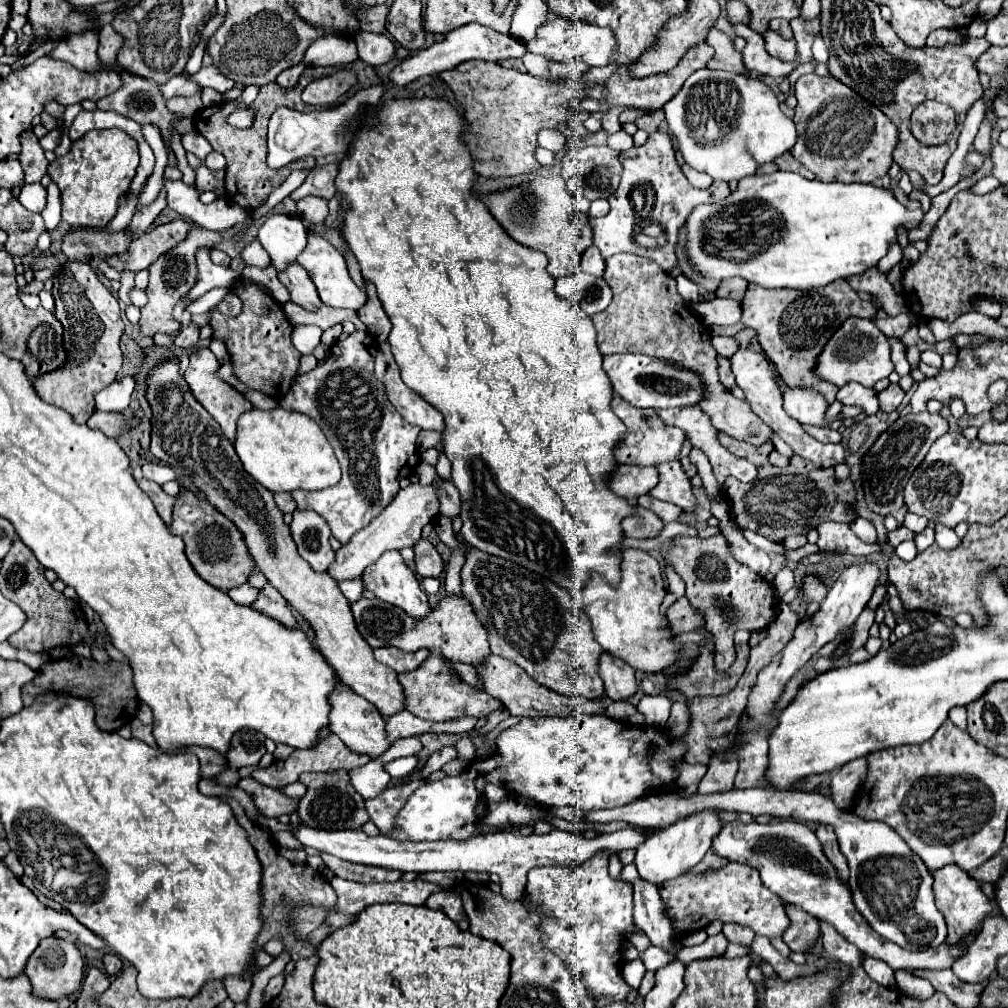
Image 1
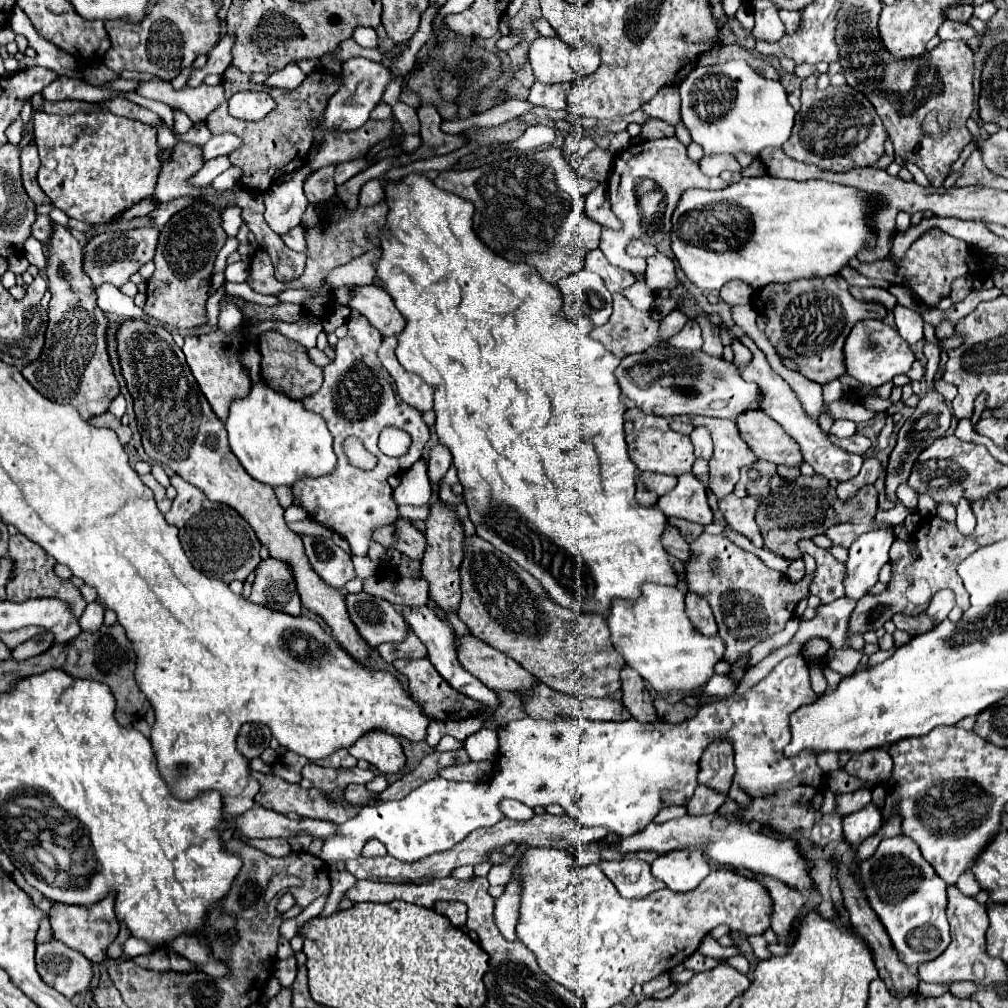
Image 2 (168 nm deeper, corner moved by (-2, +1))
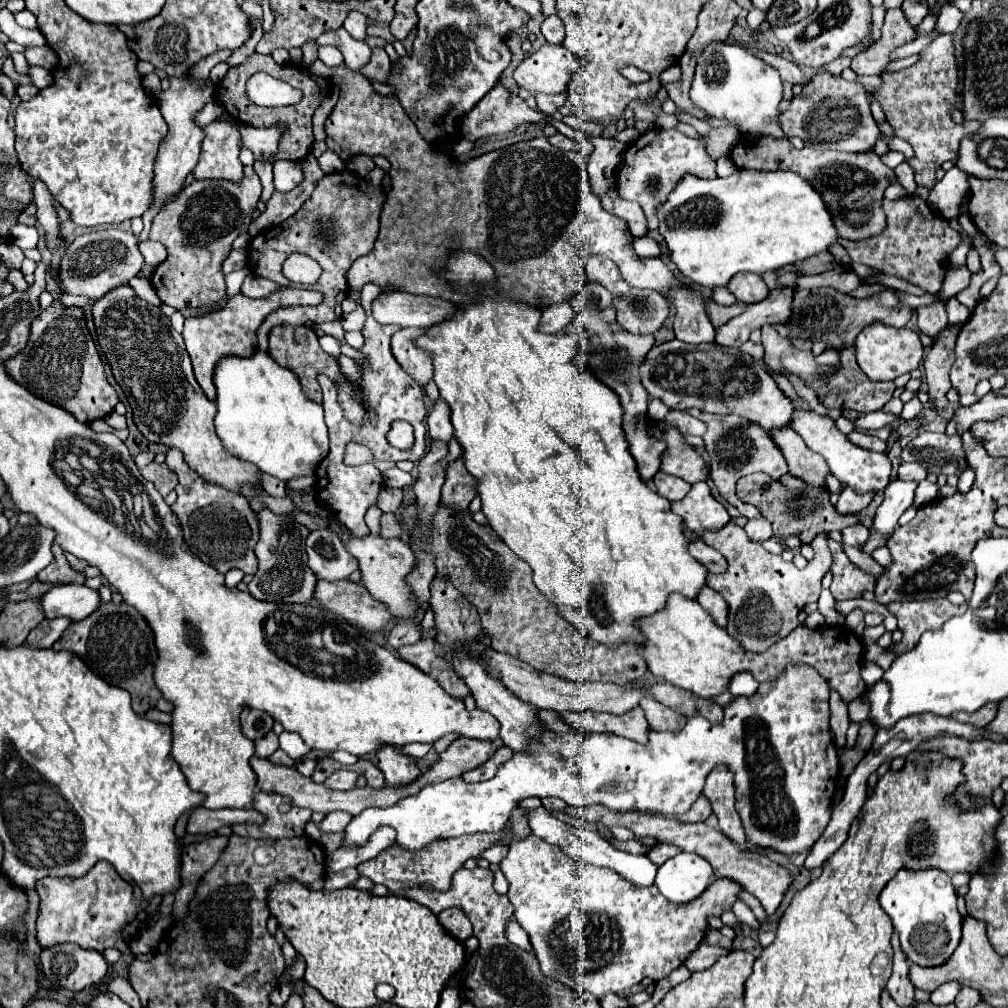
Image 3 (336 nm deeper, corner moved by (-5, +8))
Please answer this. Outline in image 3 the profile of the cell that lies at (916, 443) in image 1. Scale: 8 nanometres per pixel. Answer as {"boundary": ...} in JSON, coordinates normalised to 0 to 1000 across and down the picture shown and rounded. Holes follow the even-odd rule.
{"boundary":[[[949,326],[936,328],[930,338],[926,340],[922,352],[918,354],[918,378],[922,382],[922,392],[928,392],[928,408],[939,404],[939,388],[943,386],[941,378],[941,368],[947,358],[947,336],[949,336]]]}

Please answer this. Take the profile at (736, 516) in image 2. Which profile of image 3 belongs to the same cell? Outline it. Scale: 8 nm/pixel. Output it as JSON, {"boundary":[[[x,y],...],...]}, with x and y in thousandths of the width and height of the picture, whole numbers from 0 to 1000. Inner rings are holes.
{"boundary":[[[743,515],[737,525],[739,525],[739,529],[743,531],[743,535],[745,535],[745,537],[751,537],[751,539],[767,533],[765,519],[763,519],[761,515]]]}

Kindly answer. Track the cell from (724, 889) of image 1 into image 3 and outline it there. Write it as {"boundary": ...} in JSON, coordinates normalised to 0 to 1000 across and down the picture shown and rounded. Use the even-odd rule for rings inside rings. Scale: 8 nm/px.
{"boundary":[[[531,828],[507,836],[505,846],[495,860],[505,876],[503,888],[511,900],[511,914],[515,914],[515,918],[523,924],[529,943],[537,955],[537,963],[557,975],[561,975],[563,963],[563,967],[568,969],[578,983],[584,983],[592,991],[598,991],[604,985],[622,987],[620,983],[634,977],[636,971],[646,969],[648,973],[654,973],[678,957],[684,945],[697,934],[703,910],[715,910],[717,902],[725,902],[725,898],[733,894],[735,886],[727,872],[709,872],[691,892],[670,898],[660,892],[656,884],[652,884],[652,878],[630,880],[628,876],[616,872],[610,864],[564,852],[555,840],[549,840]]]}

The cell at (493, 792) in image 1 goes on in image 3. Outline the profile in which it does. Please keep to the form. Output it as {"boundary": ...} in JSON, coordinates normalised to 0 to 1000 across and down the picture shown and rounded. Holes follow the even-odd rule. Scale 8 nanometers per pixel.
{"boundary":[[[541,801],[535,803],[521,803],[523,807],[523,814],[527,820],[527,826],[541,832],[547,838],[557,838],[557,844],[561,844],[561,848],[564,848],[570,854],[578,854],[590,860],[602,860],[608,862],[610,866],[614,866],[618,872],[622,872],[624,876],[630,878],[648,878],[650,876],[650,866],[652,866],[652,858],[648,854],[644,854],[640,848],[628,848],[616,842],[610,842],[602,832],[598,832],[594,828],[594,824],[590,822],[582,822],[582,820],[570,820],[564,816],[555,814],[553,811],[549,811]]]}

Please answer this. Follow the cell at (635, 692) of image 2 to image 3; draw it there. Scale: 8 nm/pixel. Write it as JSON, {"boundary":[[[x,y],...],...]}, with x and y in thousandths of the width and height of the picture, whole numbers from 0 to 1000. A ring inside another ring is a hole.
{"boundary":[[[640,689],[640,693],[636,693],[636,703],[640,705],[640,711],[642,711],[642,715],[644,715],[644,721],[648,721],[648,723],[664,723],[664,725],[672,725],[672,723],[676,723],[678,719],[680,719],[680,711],[678,709],[674,709],[672,705],[668,705],[668,703],[664,703],[664,701],[660,701],[660,699],[656,699],[656,697],[652,697],[646,689]]]}

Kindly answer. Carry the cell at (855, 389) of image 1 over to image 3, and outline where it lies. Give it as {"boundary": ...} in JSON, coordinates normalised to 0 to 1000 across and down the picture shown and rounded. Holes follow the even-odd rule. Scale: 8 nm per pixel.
{"boundary":[[[820,343],[815,351],[809,354],[809,358],[813,362],[827,363],[832,358],[832,350],[824,343]]]}

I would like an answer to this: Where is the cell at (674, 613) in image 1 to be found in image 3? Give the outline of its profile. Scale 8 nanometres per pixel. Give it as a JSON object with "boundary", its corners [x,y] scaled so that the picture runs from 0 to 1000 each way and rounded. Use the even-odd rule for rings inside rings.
{"boundary":[[[695,582],[695,586],[691,588],[691,596],[707,612],[707,616],[713,622],[721,620],[721,598],[711,586],[707,586],[703,582]]]}

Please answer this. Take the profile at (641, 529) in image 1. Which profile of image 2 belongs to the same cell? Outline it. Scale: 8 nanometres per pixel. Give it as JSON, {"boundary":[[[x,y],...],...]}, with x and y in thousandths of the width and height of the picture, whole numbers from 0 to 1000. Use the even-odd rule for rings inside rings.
{"boundary":[[[669,522],[661,524],[661,530],[659,530],[657,536],[659,536],[661,544],[663,544],[663,550],[669,556],[681,560],[681,554],[685,554],[685,540],[675,532],[675,528]]]}

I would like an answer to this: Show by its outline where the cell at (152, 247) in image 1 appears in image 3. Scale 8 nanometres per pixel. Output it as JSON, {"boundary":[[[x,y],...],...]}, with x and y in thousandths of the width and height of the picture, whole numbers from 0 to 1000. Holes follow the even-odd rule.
{"boundary":[[[100,227],[78,233],[68,245],[61,259],[61,287],[70,293],[86,293],[98,297],[112,285],[132,277],[142,265],[142,253],[138,249],[138,235],[122,231],[120,227]]]}

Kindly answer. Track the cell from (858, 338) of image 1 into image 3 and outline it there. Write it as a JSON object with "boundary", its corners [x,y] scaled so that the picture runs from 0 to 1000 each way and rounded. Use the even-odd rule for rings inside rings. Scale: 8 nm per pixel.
{"boundary":[[[864,320],[862,324],[858,324],[850,332],[848,346],[850,346],[850,360],[864,378],[886,378],[888,374],[910,366],[916,356],[916,342],[908,328],[888,326],[878,320]]]}

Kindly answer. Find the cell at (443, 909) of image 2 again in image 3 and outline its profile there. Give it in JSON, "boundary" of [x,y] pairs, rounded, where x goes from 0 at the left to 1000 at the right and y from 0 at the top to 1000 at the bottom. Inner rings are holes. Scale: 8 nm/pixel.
{"boundary":[[[447,900],[447,902],[438,904],[436,914],[438,914],[438,918],[439,918],[449,930],[453,930],[455,934],[461,934],[461,932],[469,926],[463,908],[461,908],[455,900]]]}

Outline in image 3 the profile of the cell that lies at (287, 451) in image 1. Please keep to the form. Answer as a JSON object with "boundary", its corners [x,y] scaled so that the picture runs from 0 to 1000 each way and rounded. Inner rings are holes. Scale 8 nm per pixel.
{"boundary":[[[265,348],[245,356],[223,354],[213,366],[215,414],[213,424],[221,443],[279,477],[309,471],[326,449],[326,430],[320,404],[307,398],[293,370],[277,364]]]}

